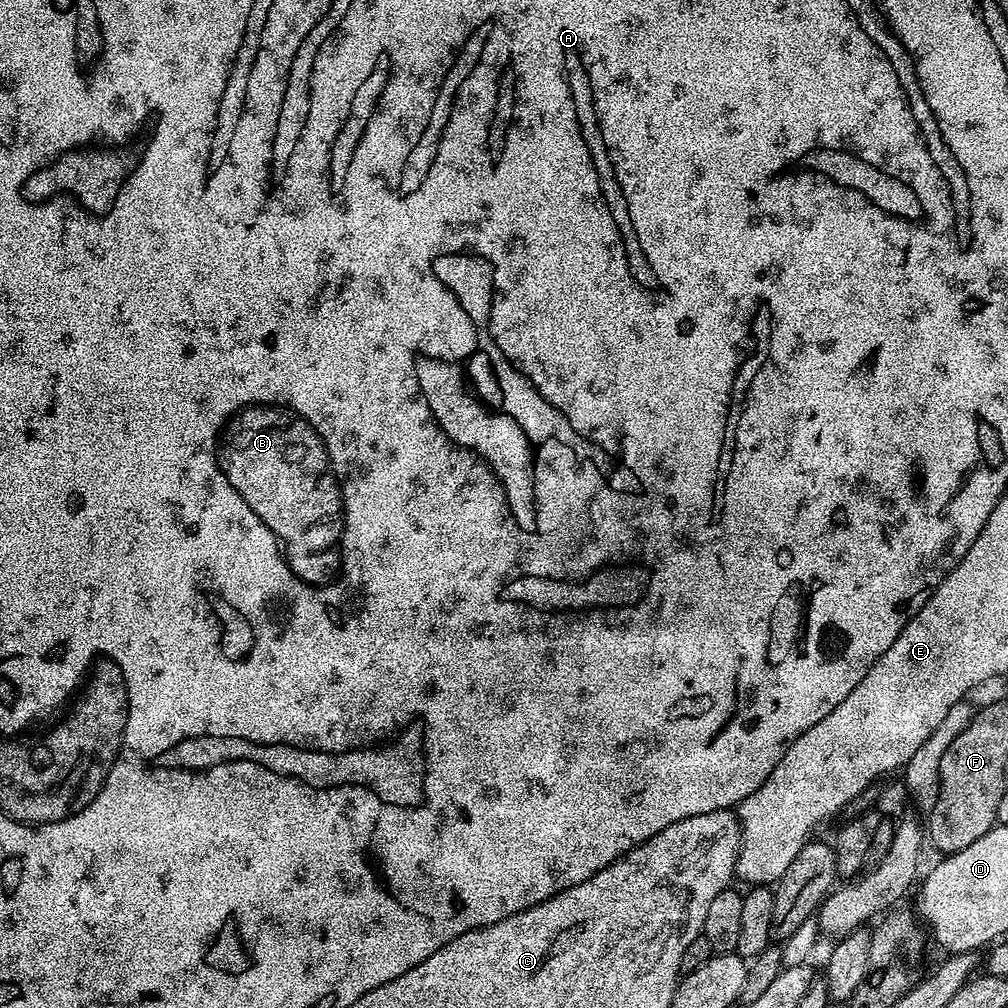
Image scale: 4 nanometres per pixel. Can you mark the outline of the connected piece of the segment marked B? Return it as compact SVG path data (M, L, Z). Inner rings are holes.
M253 404L241 408L228 421L224 436L224 465L219 469L242 494L242 498L266 522L268 529L286 549L290 570L302 582L323 586L337 579L340 567L340 539L344 533L344 499L340 497L340 481L328 461L324 440L297 412L283 406Z

